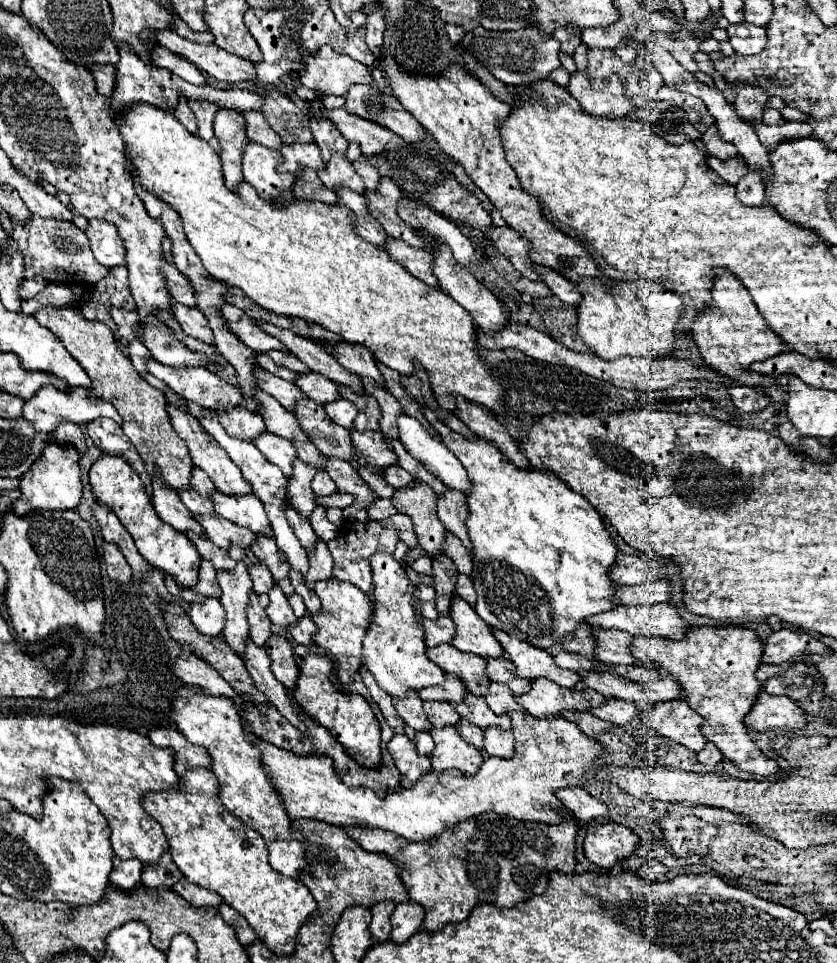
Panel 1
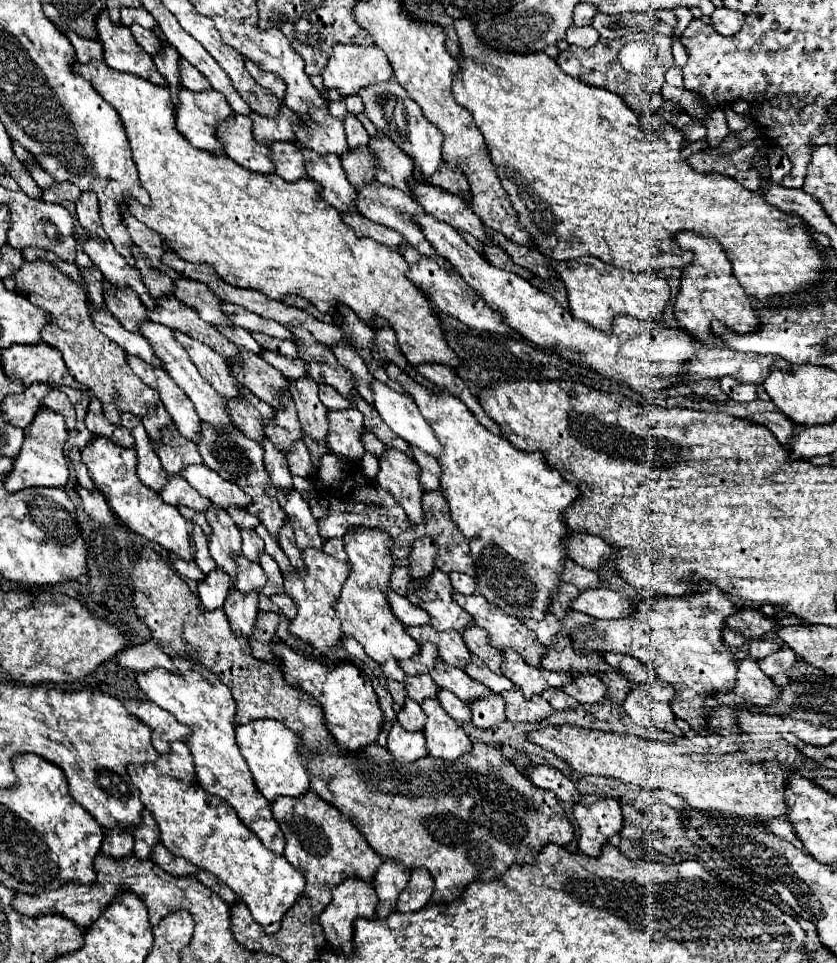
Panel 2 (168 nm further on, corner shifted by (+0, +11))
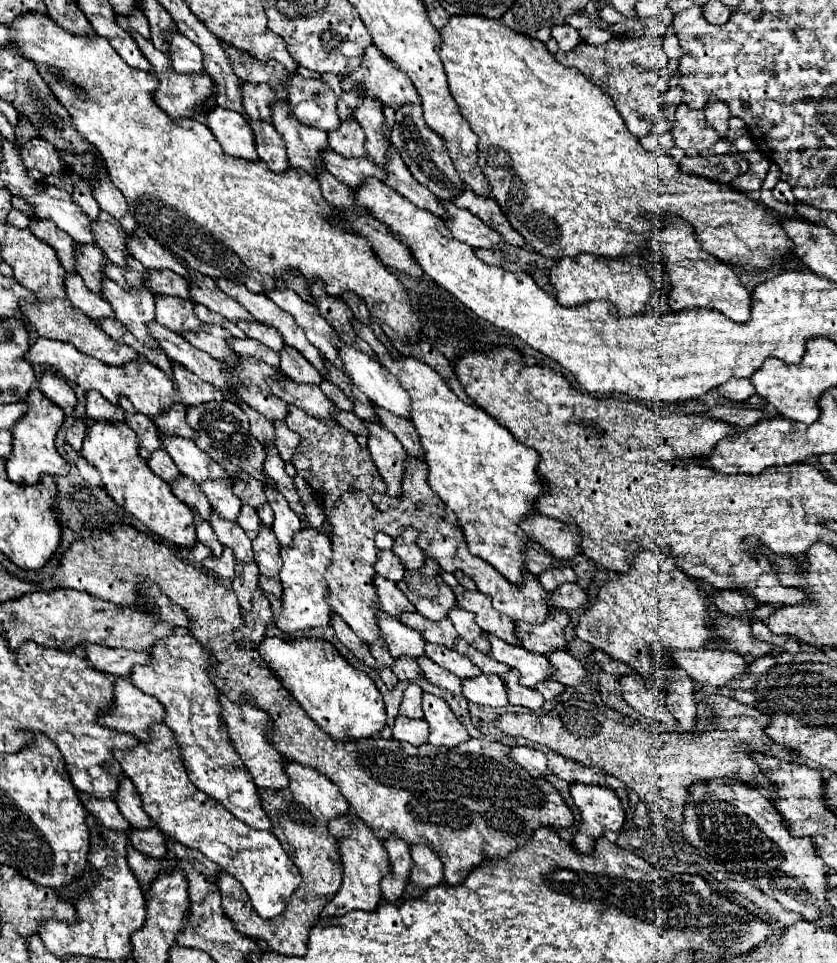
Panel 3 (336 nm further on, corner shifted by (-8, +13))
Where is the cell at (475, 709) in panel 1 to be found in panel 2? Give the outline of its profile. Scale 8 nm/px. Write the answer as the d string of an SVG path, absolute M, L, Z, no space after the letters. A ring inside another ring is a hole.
M440 659L440 663L436 663L436 671L432 671L432 679L436 681L436 685L440 689L452 691L458 699L462 699L466 703L494 695L482 683L474 683L474 679L470 679L462 669L452 667L452 665L444 663L442 659Z

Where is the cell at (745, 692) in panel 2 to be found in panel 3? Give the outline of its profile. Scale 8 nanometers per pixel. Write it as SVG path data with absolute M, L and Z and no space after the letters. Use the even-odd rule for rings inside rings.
M720 649L674 651L672 661L700 685L714 685L714 687L722 687L724 683L742 675L748 665L748 659L744 659L742 655Z

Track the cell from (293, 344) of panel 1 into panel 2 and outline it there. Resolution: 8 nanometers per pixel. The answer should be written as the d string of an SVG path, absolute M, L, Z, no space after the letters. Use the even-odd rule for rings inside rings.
M222 305L224 311L228 311L230 319L234 325L240 325L248 331L258 331L258 333L266 333L266 335L272 335L272 337L278 337L278 339L288 339L288 341L294 341L296 337L292 335L292 331L288 331L288 327L272 321L272 319L264 319L262 315L256 315L252 311L246 311L244 307L238 307L238 305Z

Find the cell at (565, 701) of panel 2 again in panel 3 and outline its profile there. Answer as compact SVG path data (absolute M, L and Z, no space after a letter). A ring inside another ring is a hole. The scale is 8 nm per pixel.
M550 677L544 679L544 681L540 681L540 685L536 685L534 689L538 689L538 693L542 693L542 697L544 697L546 701L552 701L556 695L560 695L560 693L564 691L564 687L562 687L560 683L552 681Z

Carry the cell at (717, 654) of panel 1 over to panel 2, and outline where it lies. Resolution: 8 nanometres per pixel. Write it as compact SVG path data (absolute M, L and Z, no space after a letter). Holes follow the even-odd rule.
M708 583L698 585L698 599L666 599L660 603L650 603L650 601L638 601L636 615L624 617L624 619L614 619L614 621L604 621L596 619L598 627L592 627L592 631L582 631L574 635L574 651L588 655L592 651L606 653L624 653L638 657L644 665L648 665L662 681L668 681L676 693L674 693L674 715L684 719L696 733L708 735L708 727L714 723L712 717L712 707L708 707L708 699L716 693L728 693L736 687L736 673L738 673L738 659L734 653L724 645L722 631L726 627L726 617L734 615L738 607L730 601L724 591L718 591L716 587L708 587Z

